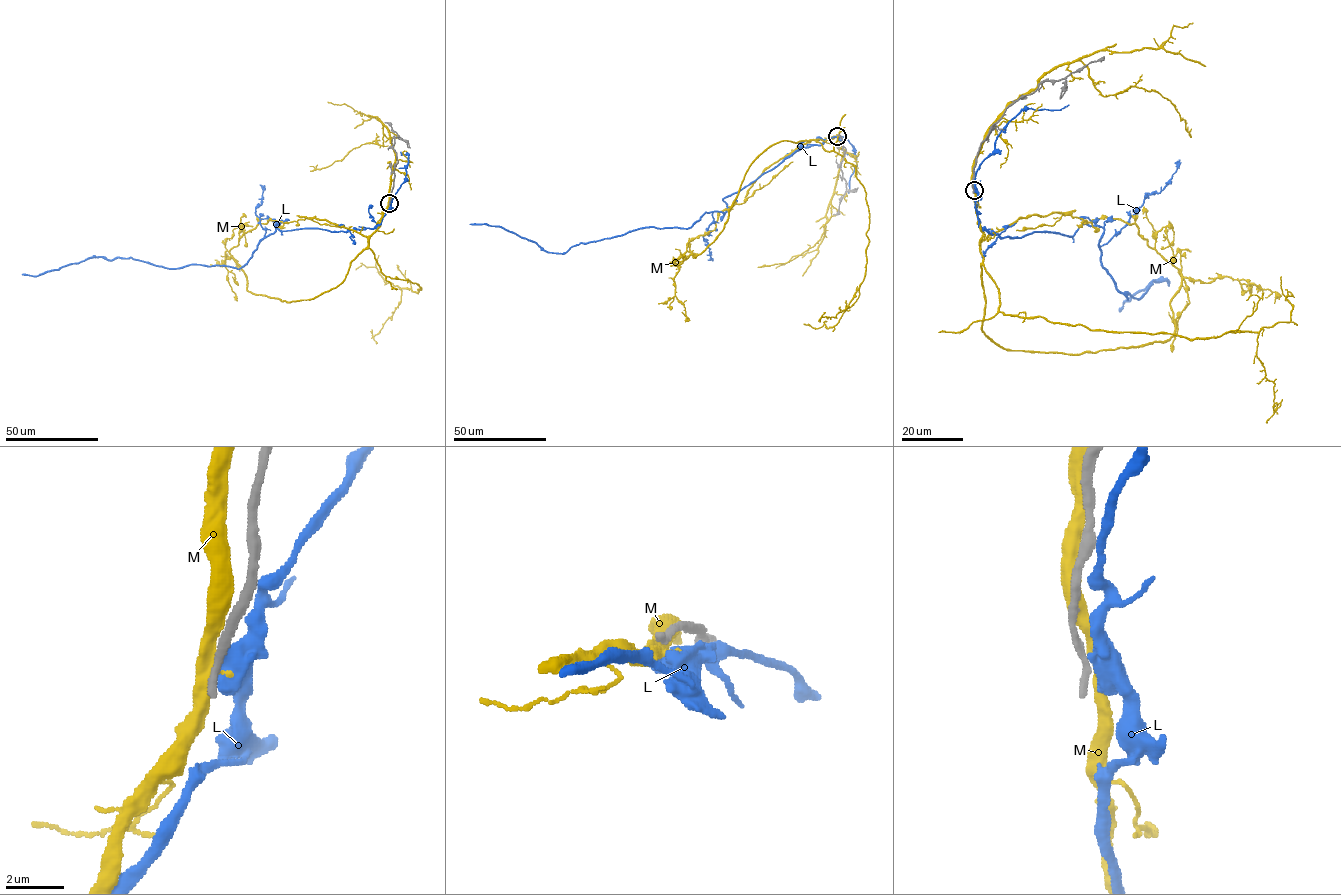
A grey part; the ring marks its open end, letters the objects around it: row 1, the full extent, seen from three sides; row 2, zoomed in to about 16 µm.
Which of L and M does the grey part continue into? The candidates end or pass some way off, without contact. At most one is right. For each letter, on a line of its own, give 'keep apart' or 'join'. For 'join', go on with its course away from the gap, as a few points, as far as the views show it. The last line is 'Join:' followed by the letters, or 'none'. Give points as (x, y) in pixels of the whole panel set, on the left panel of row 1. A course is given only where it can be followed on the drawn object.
L: join | via (389, 203), (373, 228), (279, 231), (276, 224), (239, 268), (168, 268), (99, 257), (22, 274)
M: keep apart
Join: L

